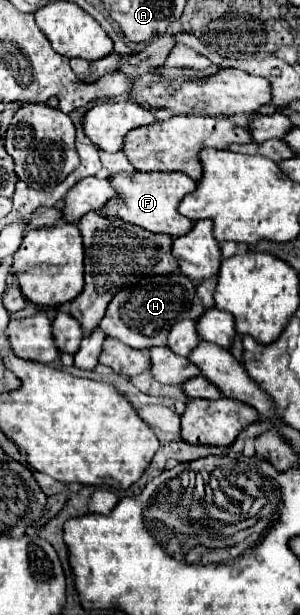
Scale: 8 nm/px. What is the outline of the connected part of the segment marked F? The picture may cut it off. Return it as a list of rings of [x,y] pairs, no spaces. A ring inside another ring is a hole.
[[[119,172],[115,176],[111,174],[109,182],[115,188],[115,196],[109,198],[109,202],[101,208],[101,214],[105,218],[119,218],[119,220],[135,224],[139,228],[145,228],[153,234],[169,234],[171,238],[177,238],[191,230],[193,222],[177,212],[177,206],[183,200],[183,196],[193,192],[197,186],[197,182],[191,180],[187,174],[181,174],[181,172],[133,172],[129,176],[125,172]]]

